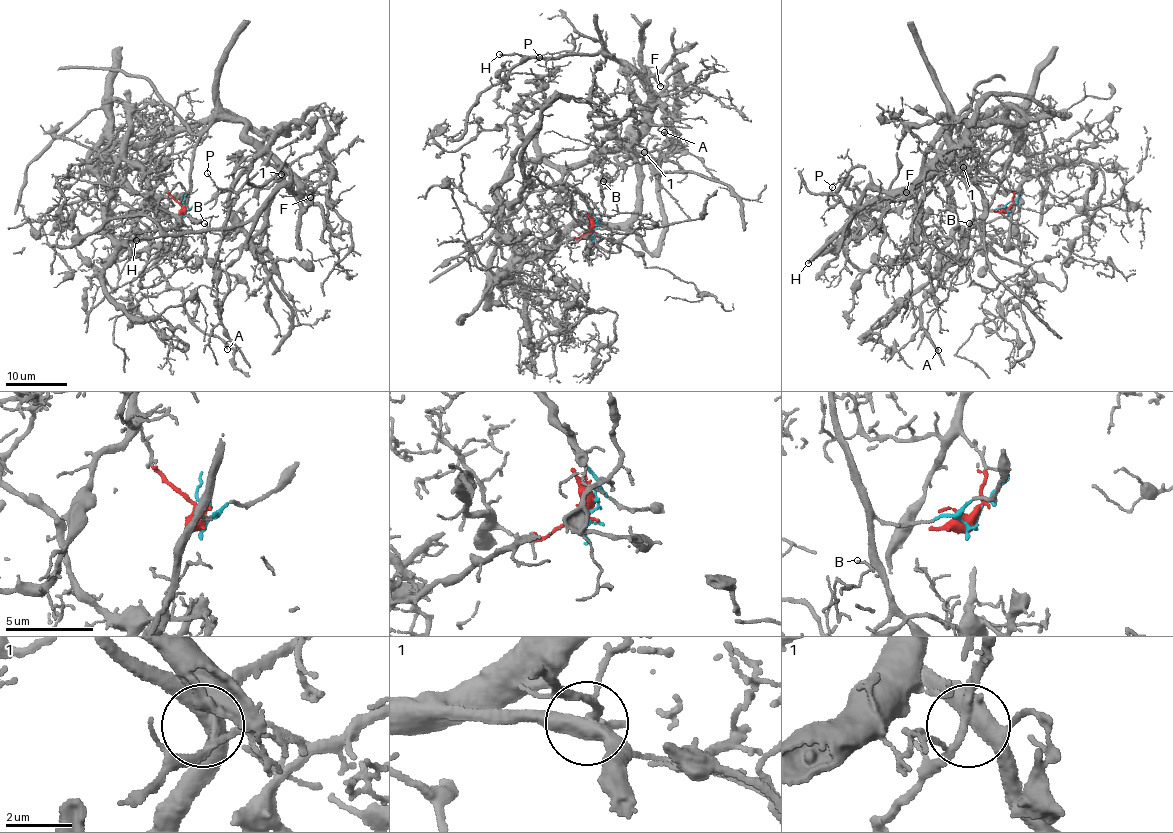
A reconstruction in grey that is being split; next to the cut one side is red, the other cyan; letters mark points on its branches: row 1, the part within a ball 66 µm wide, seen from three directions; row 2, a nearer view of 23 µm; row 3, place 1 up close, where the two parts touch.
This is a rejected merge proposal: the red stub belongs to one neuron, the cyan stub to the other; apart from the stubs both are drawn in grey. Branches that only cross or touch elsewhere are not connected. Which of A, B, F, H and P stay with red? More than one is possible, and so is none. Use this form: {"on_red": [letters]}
{"on_red": ["B"]}

